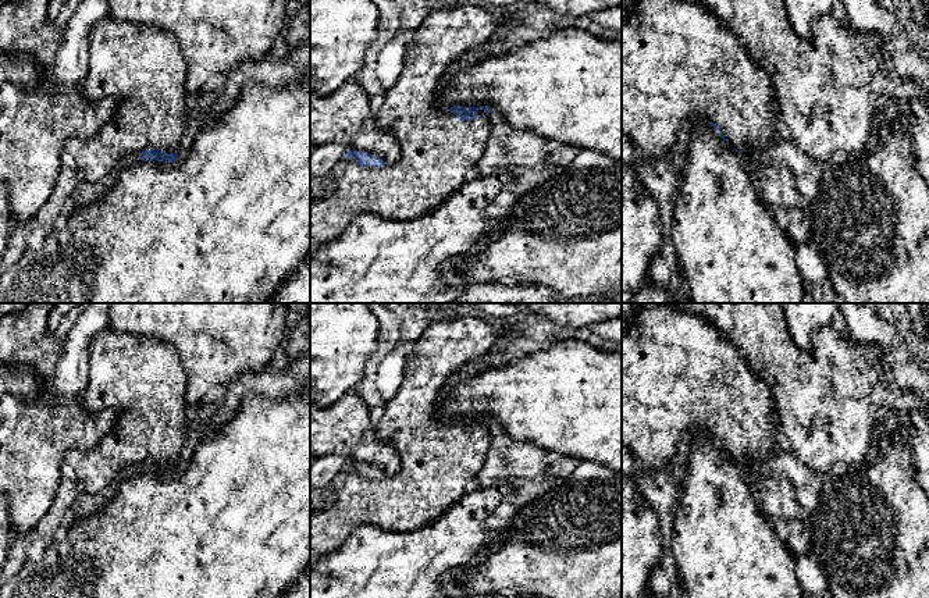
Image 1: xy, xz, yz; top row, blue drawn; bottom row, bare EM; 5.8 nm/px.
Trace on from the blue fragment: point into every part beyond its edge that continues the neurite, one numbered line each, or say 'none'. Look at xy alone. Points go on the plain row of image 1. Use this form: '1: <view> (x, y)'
1: xy (142, 378)

